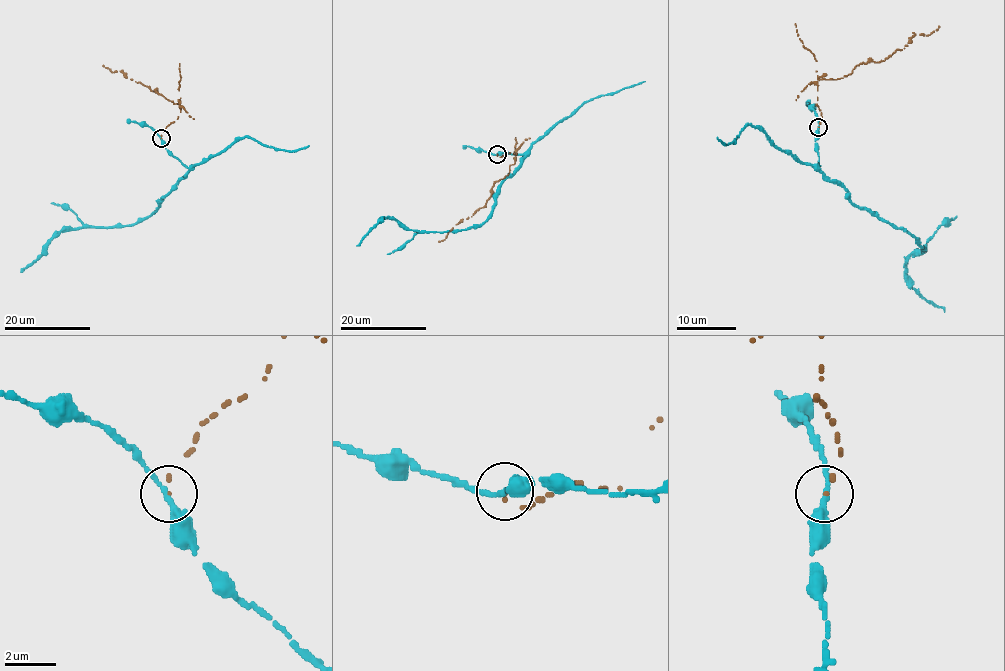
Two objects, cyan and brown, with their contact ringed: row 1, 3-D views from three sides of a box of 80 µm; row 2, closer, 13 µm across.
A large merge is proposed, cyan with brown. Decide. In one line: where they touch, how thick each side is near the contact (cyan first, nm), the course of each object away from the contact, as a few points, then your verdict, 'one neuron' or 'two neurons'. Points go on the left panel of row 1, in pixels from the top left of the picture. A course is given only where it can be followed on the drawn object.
place (161, 138); calibres 240 and 140 nm; course cyan (161, 138), (167, 150), (189, 170), (155, 211), (130, 225), (66, 228), (53, 237), (35, 262), (21, 271); course brown (161, 138), (166, 128), (177, 119), (181, 105), (173, 104), (119, 71), (112, 72), (102, 65); two neurons

